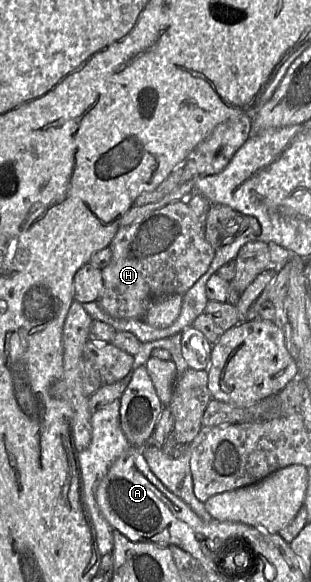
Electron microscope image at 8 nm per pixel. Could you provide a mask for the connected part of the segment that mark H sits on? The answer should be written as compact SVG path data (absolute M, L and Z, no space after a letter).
M186 200L169 203L131 225L120 226L109 248L112 256L107 266L101 269L103 290L98 302L104 312L117 319L143 319L154 299L175 294L183 296L207 271L215 256L215 249L206 240L205 229Z

